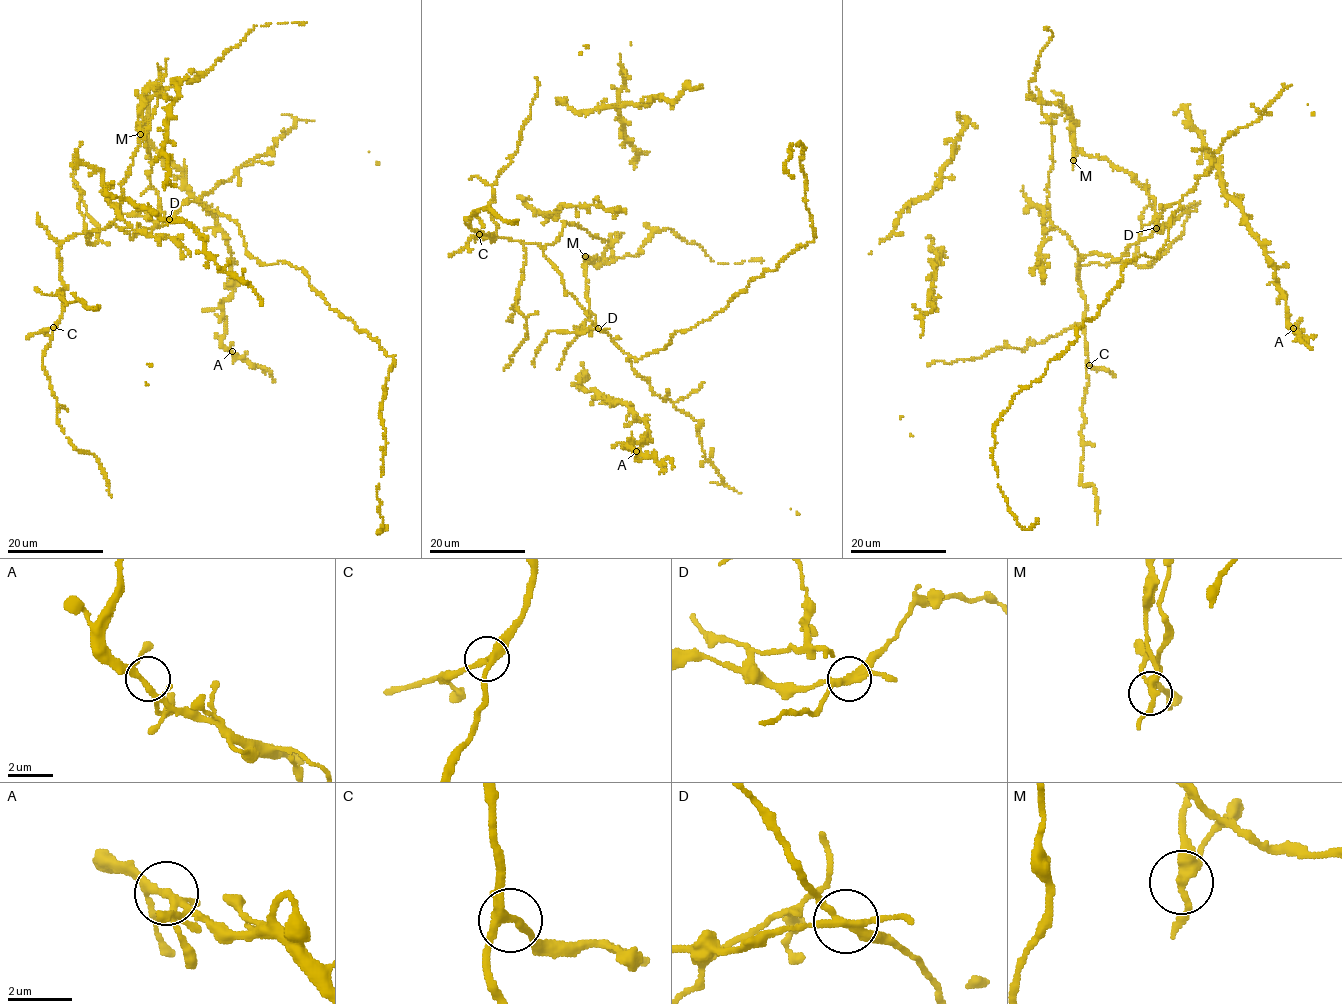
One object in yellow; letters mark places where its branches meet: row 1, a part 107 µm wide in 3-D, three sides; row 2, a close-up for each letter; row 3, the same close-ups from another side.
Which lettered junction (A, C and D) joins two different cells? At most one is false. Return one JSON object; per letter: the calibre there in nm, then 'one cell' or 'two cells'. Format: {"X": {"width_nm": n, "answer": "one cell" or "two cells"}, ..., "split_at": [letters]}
{"A": {"width_nm": 220, "answer": "one cell"}, "C": {"width_nm": 260, "answer": "one cell"}, "D": {"width_nm": 260, "answer": "two cells"}, "split_at": ["D"]}

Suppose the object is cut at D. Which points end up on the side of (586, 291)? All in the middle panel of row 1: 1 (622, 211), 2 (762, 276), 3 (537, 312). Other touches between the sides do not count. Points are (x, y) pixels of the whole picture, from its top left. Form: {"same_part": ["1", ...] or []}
{"same_part": []}

